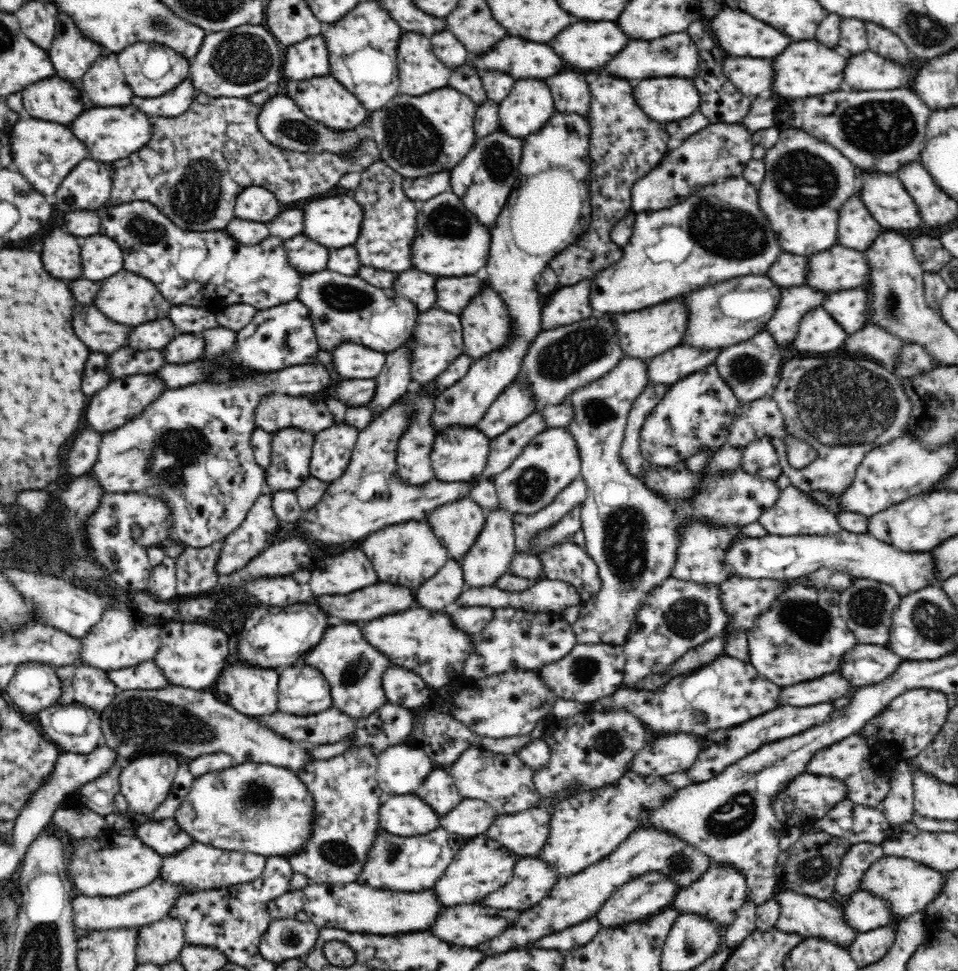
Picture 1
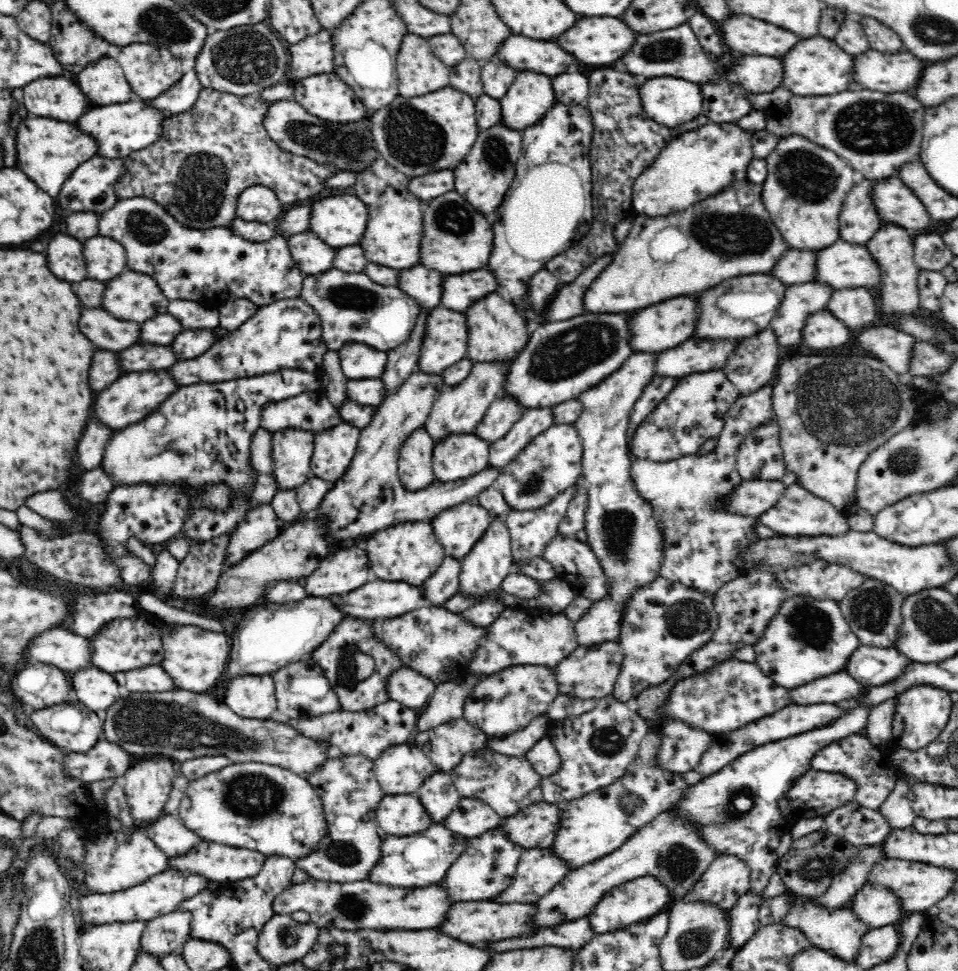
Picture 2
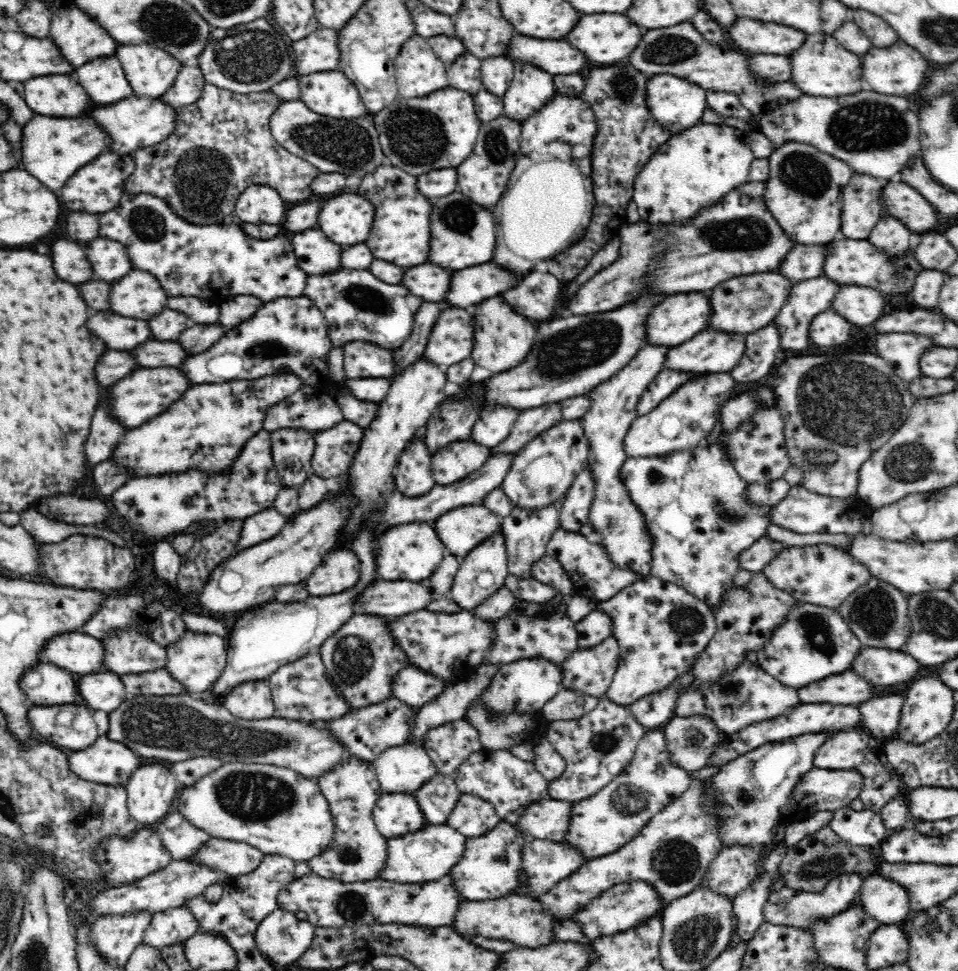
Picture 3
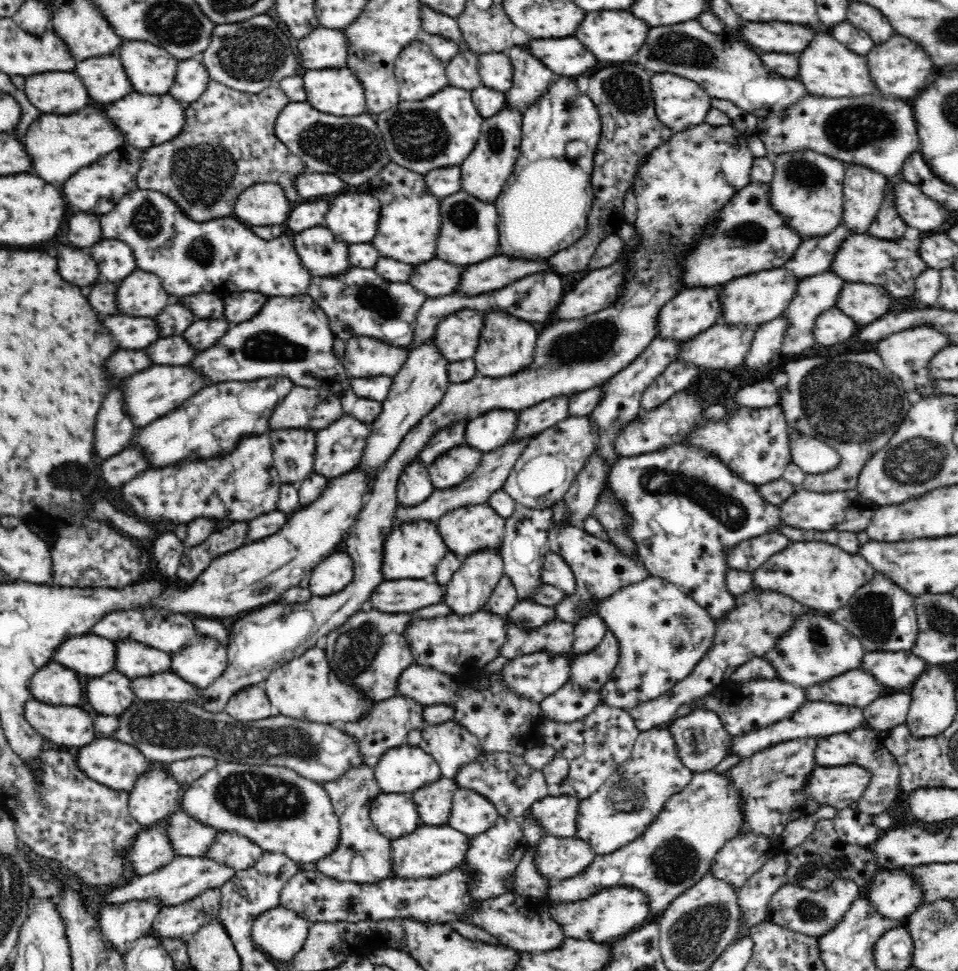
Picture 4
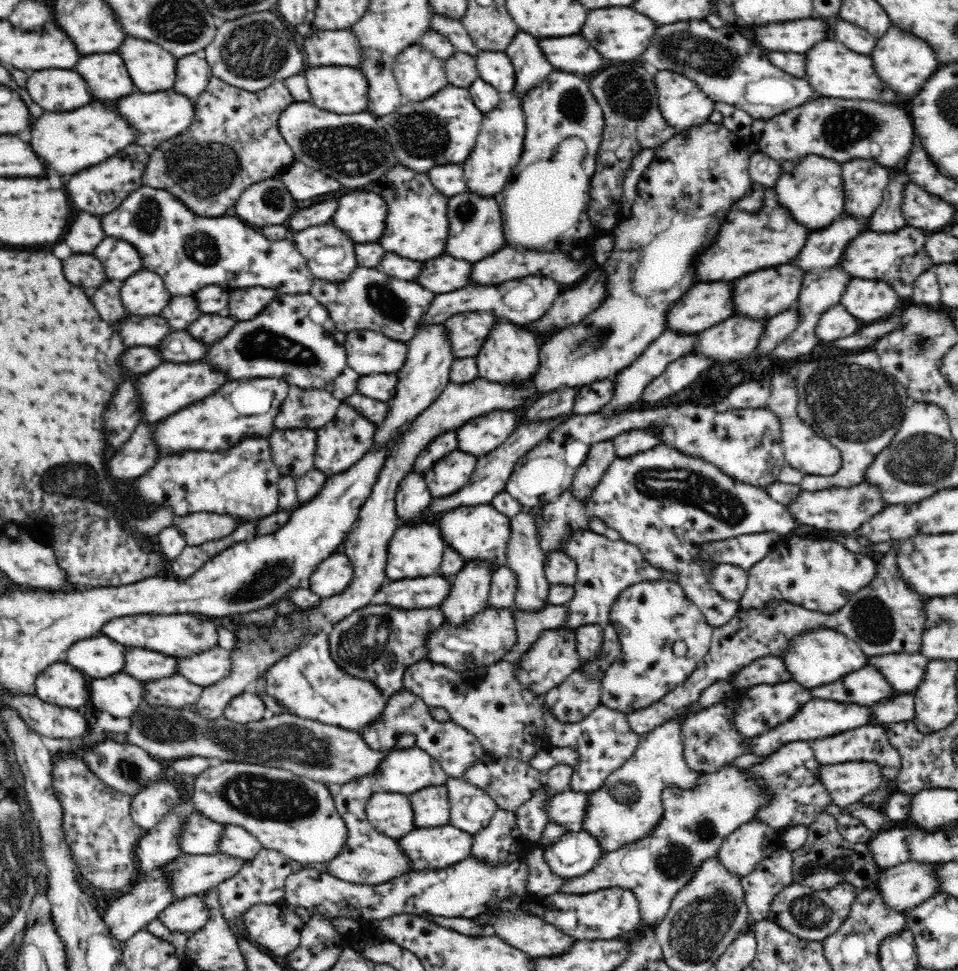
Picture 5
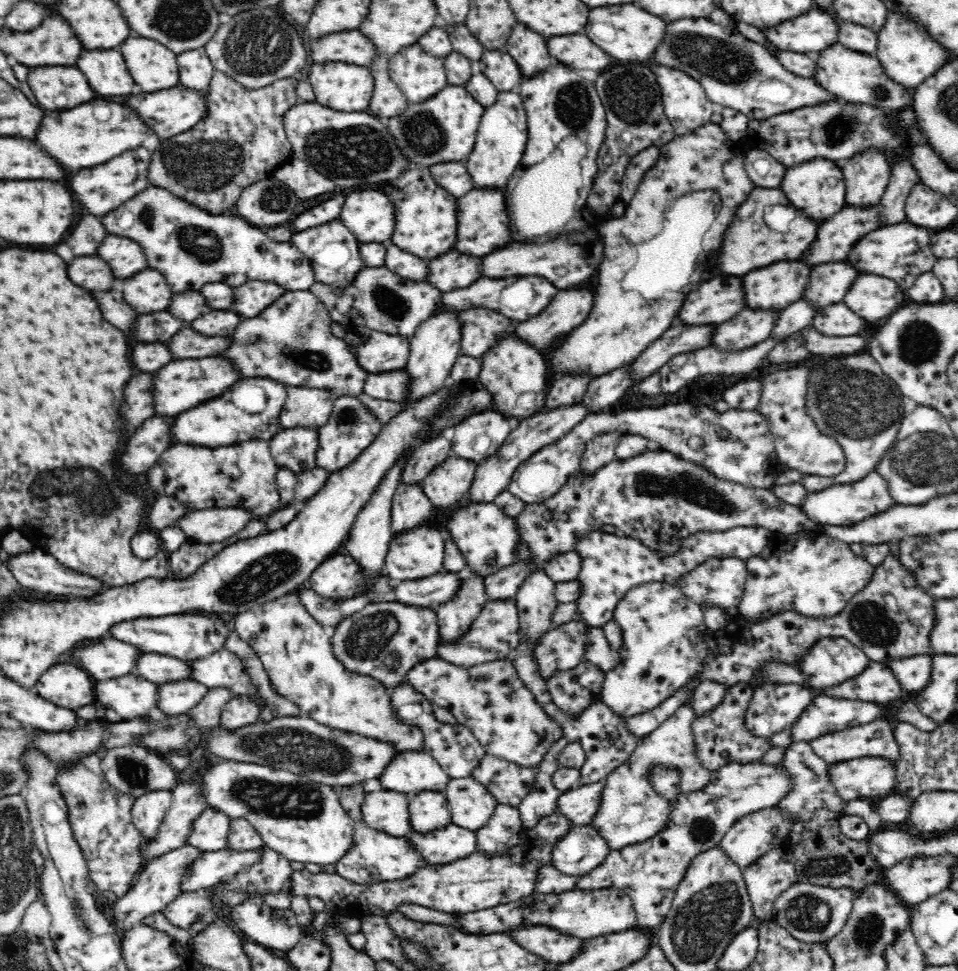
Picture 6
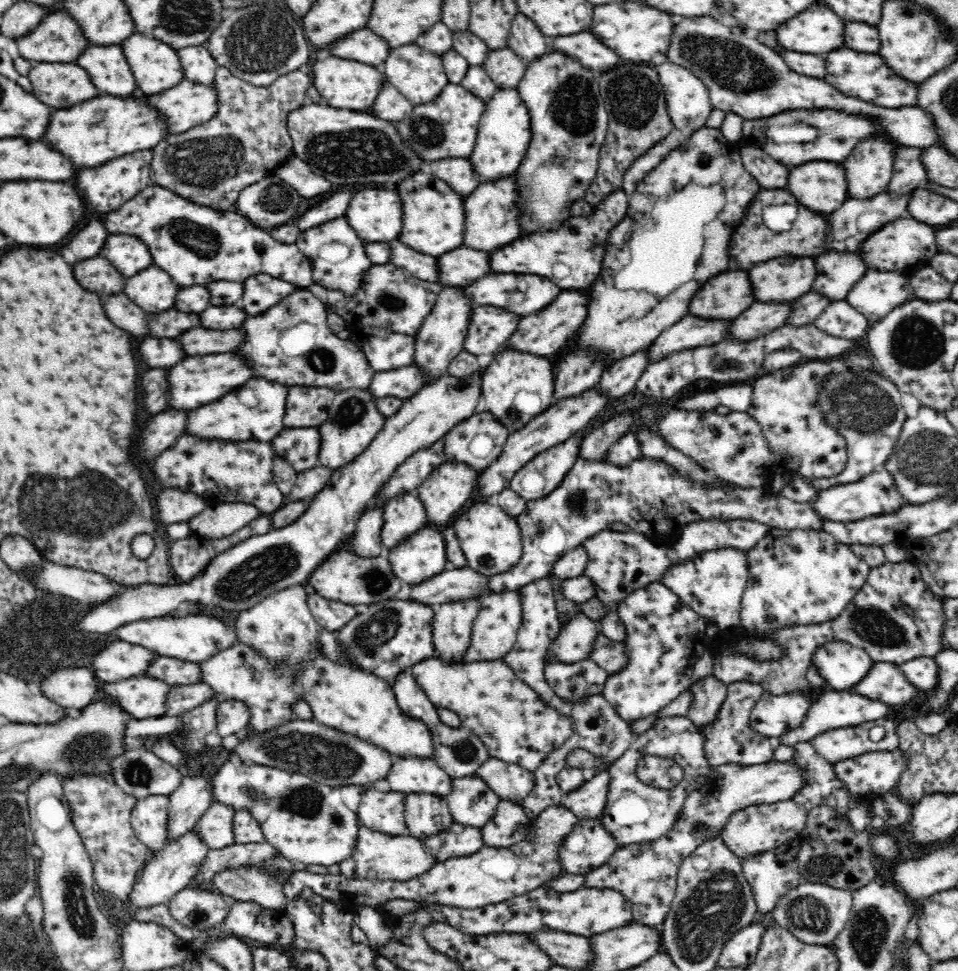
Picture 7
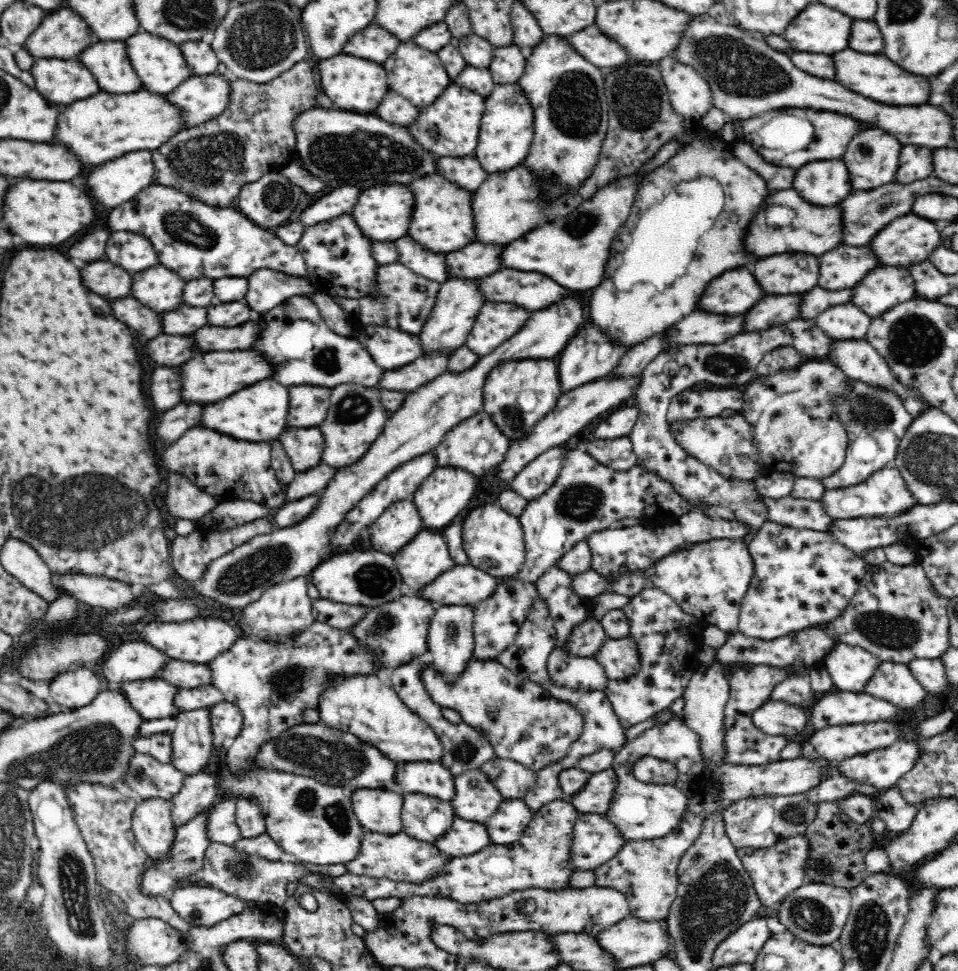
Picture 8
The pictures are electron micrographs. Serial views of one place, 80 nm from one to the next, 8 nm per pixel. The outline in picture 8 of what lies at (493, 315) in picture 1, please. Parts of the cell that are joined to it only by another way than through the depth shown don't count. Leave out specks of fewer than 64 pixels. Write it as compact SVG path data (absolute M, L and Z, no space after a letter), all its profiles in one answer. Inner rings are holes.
M513 357L508 358L508 360L500 360L498 366L492 368L484 384L482 410L492 417L494 424L496 424L501 432L504 432L508 439L520 439L529 434L528 430L538 420L542 419L542 416L546 416L556 407L561 396L561 389L559 387L559 373L553 359L539 360L538 357Z

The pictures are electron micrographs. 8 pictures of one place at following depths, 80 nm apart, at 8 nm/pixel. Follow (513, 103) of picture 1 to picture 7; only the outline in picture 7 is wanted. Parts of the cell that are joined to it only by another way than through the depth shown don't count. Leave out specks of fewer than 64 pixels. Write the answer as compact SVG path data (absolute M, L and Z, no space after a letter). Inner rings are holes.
M517 13L512 20L506 47L520 55L527 68L530 63L537 61L550 51L550 41L542 35L530 19L526 18L526 15Z

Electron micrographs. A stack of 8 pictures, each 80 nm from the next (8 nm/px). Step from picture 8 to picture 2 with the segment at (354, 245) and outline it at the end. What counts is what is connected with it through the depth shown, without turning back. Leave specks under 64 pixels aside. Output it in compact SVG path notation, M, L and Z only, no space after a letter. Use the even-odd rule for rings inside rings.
M303 232L286 239L294 263L304 274L316 275L332 268L336 248L324 244L316 234Z

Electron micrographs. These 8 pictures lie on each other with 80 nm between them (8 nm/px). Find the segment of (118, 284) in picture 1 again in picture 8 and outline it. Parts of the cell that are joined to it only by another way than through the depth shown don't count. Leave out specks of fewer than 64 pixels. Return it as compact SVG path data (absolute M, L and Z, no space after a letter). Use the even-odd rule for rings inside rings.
M160 264L132 276L132 296L156 312L178 308L183 290L184 280Z

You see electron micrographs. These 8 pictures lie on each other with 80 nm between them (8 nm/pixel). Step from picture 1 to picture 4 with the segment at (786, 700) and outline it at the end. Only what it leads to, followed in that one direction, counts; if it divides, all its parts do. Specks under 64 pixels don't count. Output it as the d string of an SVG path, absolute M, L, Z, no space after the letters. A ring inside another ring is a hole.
M862 670L846 672L828 682L813 684L806 690L808 700L828 700L834 704L866 708L878 696L887 694L885 686Z

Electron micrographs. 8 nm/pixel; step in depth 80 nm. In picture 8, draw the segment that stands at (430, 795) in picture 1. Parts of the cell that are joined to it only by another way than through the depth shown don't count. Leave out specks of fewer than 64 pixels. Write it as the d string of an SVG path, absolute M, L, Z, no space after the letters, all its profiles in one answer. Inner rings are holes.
M407 793L403 795L401 819L404 833L432 843L448 832L455 814L446 800L422 793Z

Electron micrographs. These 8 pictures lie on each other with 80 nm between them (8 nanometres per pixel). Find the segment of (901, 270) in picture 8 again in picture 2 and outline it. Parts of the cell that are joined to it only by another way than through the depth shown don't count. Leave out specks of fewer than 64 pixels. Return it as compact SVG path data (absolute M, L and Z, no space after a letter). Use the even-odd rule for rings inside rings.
M864 287L834 290L825 308L842 320L850 332L877 317L876 298Z

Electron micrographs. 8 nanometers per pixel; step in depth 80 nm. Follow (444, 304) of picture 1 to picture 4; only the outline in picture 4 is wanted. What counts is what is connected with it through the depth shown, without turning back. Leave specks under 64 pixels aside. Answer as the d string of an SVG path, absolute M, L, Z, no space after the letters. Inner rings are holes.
M498 255L464 268L464 276L456 286L458 295L466 297L494 292L536 272L550 272L548 263L540 266L537 262L512 260Z

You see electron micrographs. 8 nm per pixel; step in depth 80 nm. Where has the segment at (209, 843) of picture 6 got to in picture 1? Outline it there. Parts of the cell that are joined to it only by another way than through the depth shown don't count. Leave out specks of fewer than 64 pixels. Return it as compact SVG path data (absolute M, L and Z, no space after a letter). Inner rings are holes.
M174 818L161 821L139 820L132 830L138 839L143 840L147 847L158 852L163 858L184 851L184 848L194 841L178 827Z

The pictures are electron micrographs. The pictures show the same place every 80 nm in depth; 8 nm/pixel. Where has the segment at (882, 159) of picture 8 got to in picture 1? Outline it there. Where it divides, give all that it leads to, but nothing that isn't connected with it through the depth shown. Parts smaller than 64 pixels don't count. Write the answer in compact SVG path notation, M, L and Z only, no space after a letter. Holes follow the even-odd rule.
M858 192L852 195L852 198L848 199L840 209L838 245L864 253L883 231L880 223L877 223L864 207Z

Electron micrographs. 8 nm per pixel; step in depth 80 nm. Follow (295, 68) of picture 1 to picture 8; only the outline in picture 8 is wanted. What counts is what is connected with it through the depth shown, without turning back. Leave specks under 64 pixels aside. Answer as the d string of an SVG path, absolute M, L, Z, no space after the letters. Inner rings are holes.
M370 24L368 28L356 32L352 40L348 39L346 48L342 48L340 53L382 64L392 56L399 44L400 41L392 34L388 34L384 28Z

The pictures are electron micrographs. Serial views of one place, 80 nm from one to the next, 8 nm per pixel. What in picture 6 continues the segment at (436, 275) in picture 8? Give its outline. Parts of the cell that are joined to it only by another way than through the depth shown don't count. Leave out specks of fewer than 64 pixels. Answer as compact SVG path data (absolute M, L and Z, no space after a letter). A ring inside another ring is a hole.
M388 240L383 242L383 245L386 247L384 266L388 267L390 272L408 280L420 282L426 280L428 260L422 260L408 252L400 252L400 248L396 248Z

